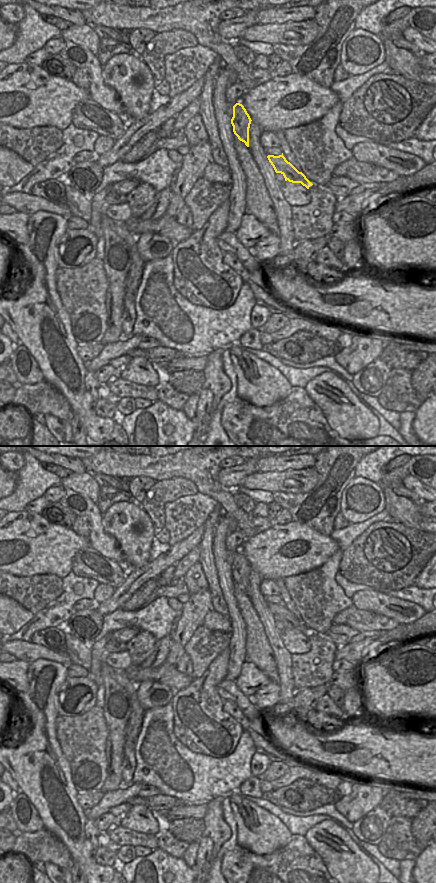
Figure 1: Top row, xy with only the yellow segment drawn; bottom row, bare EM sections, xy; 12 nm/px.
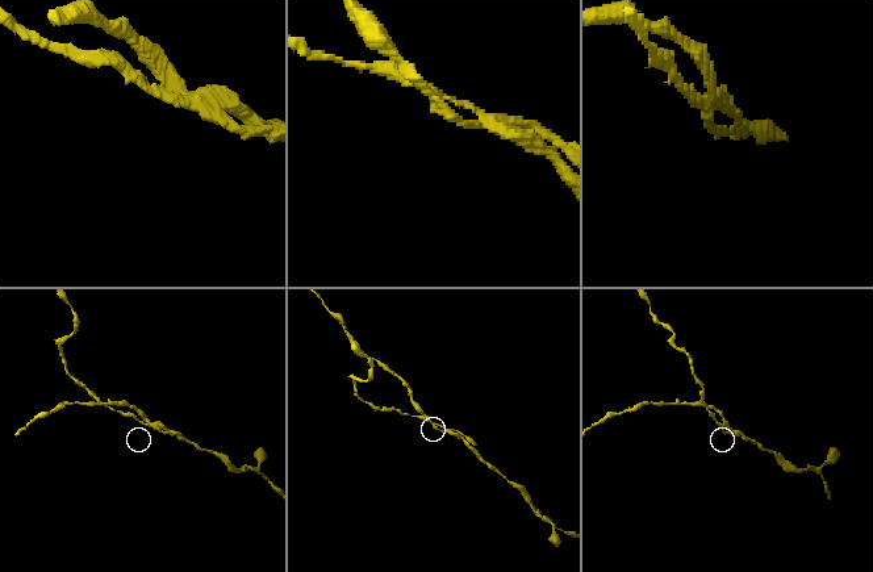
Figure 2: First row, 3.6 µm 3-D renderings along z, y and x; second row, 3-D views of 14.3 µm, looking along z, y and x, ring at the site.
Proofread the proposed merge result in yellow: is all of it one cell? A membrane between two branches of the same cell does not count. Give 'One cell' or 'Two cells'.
Two cells

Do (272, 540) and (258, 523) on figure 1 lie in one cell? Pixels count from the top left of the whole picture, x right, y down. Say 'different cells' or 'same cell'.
different cells

